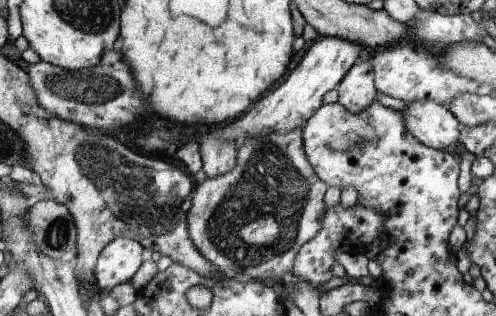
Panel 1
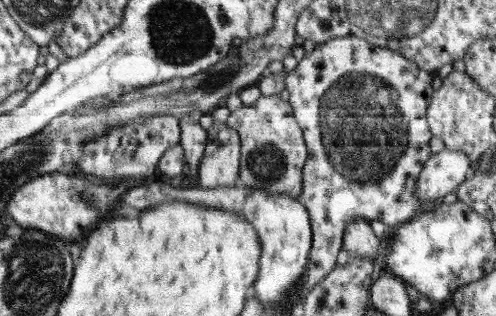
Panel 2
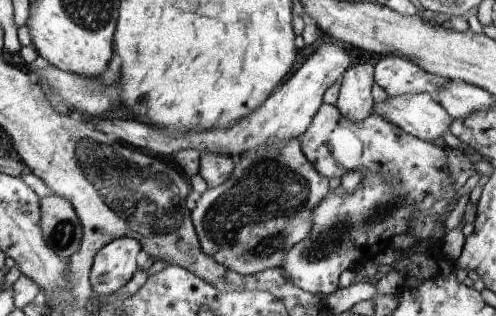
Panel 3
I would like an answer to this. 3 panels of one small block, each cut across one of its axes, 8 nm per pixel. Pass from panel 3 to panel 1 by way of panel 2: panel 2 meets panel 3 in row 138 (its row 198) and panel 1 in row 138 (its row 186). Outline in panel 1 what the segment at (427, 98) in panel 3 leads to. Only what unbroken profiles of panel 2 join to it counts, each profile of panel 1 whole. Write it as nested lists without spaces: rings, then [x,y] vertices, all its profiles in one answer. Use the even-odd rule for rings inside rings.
[[[411,102],[401,110],[407,130],[425,146],[435,150],[455,150],[463,124],[447,106],[437,102]]]

